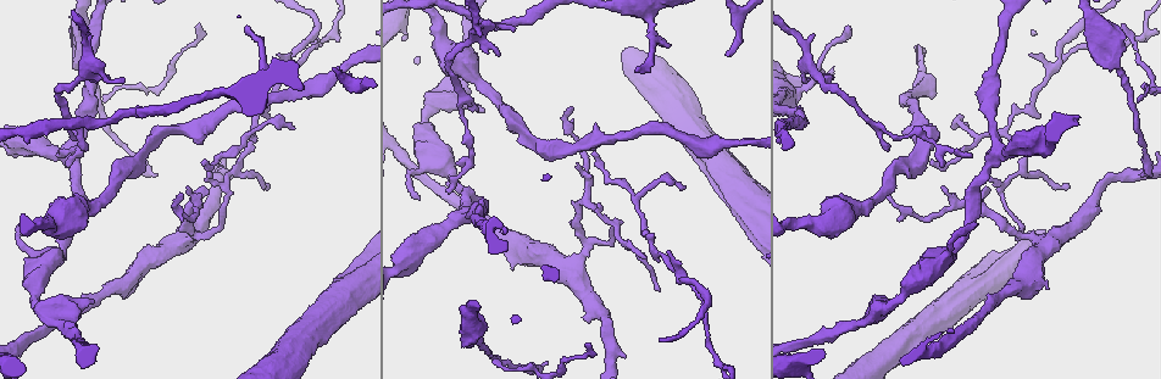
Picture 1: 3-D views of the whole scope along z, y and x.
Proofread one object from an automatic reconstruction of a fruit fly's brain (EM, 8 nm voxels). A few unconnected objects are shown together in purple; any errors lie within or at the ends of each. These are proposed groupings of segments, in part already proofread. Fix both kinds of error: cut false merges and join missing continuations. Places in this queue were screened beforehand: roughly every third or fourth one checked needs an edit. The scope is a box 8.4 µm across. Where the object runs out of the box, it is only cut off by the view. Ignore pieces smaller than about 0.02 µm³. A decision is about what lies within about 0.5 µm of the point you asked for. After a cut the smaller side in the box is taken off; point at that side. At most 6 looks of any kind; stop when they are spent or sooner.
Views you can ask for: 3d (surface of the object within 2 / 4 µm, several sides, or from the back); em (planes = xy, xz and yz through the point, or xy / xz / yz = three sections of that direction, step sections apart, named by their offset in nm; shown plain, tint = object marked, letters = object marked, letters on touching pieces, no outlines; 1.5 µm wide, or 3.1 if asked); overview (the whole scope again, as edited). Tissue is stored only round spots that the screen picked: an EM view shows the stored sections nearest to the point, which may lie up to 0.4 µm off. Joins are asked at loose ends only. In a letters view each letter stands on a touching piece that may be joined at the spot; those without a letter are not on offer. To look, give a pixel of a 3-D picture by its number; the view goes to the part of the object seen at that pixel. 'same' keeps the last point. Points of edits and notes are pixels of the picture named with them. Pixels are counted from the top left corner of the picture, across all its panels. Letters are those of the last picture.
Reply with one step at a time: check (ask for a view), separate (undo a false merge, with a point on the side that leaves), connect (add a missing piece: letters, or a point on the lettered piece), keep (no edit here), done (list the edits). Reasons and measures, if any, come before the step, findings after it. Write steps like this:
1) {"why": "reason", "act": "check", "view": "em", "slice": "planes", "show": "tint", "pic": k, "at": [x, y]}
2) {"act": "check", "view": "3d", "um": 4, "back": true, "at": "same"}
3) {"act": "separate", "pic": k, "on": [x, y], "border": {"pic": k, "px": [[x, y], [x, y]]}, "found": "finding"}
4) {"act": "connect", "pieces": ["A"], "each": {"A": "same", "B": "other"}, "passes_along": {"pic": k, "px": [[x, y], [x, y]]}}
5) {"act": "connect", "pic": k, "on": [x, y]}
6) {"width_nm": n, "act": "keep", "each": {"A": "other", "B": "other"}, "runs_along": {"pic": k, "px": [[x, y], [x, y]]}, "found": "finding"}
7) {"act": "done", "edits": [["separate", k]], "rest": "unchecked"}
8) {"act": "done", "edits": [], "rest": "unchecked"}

{"why": "sharp bend", "act": "check", "view": "em", "slice": "yz", "step": 8, "show": "tint", "pic": 1, "at": [648, 20]}

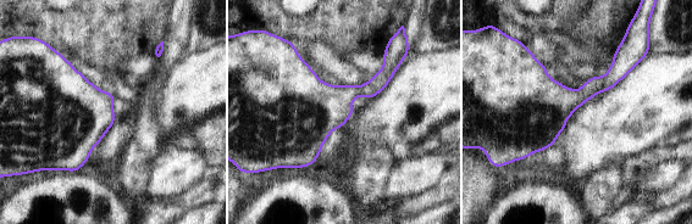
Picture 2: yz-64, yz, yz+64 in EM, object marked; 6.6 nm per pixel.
{"why": "another direction", "act": "check", "view": "em", "slice": "planes", "show": "letters", "at": "same"}

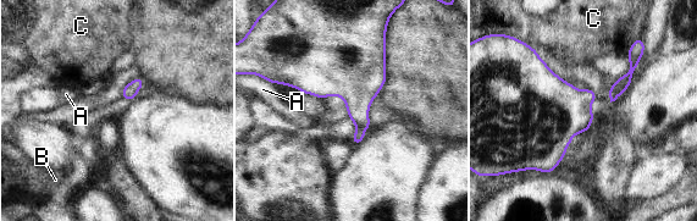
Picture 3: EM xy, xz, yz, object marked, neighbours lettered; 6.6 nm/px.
{"act": "keep", "each": {"A": "other", "B": "other", "C": "other"}, "border": {"pic": 3, "px": [[274, 83], [292, 86], [304, 93]]}, "found": "all the same cell"}

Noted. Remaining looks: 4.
{"why": "tapers out", "act": "check", "view": "em", "slice": "yz", "step": 8, "show": "tint", "pic": 1, "at": [637, 68]}

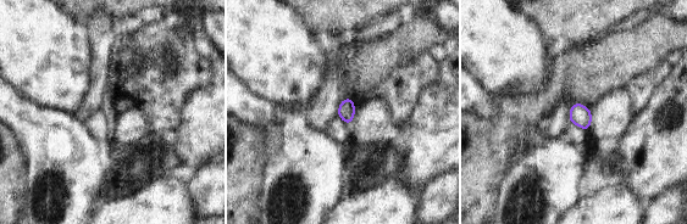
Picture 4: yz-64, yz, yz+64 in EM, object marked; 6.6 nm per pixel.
{"why": "another direction", "act": "check", "view": "em", "slice": "planes", "show": "letters", "at": "same"}

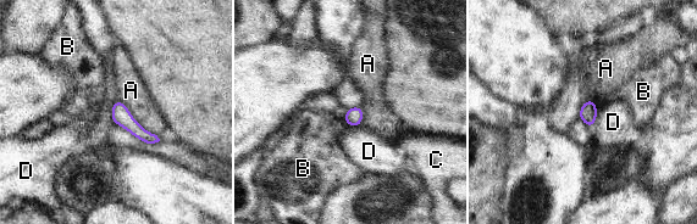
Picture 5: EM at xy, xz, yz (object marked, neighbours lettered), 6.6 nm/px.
{"act": "keep", "each": {"A": "other", "B": "other", "C": "other", "D": "other"}, "runs_along": {"pic": 5, "px": [[115, 107], [139, 133], [154, 139]]}, "found": "none of them fits"}

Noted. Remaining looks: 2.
{"why": "thin end", "act": "check", "view": "em", "slice": "planes", "show": "letters", "pic": 1, "at": [729, 55]}

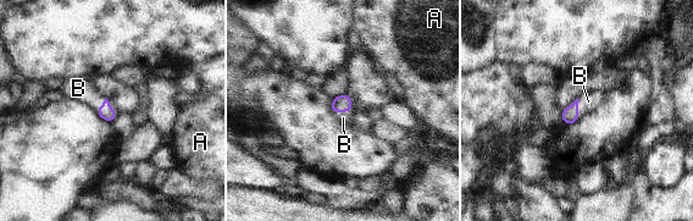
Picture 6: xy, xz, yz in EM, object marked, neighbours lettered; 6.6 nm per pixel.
{"width_nm": 100, "act": "connect", "pieces": ["B"], "each": {"A": "other", "B": "same"}, "found": "it goes on there"}

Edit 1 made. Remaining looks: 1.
{"act": "done", "edits": [["connect", 6]], "rest": "unchecked"}

